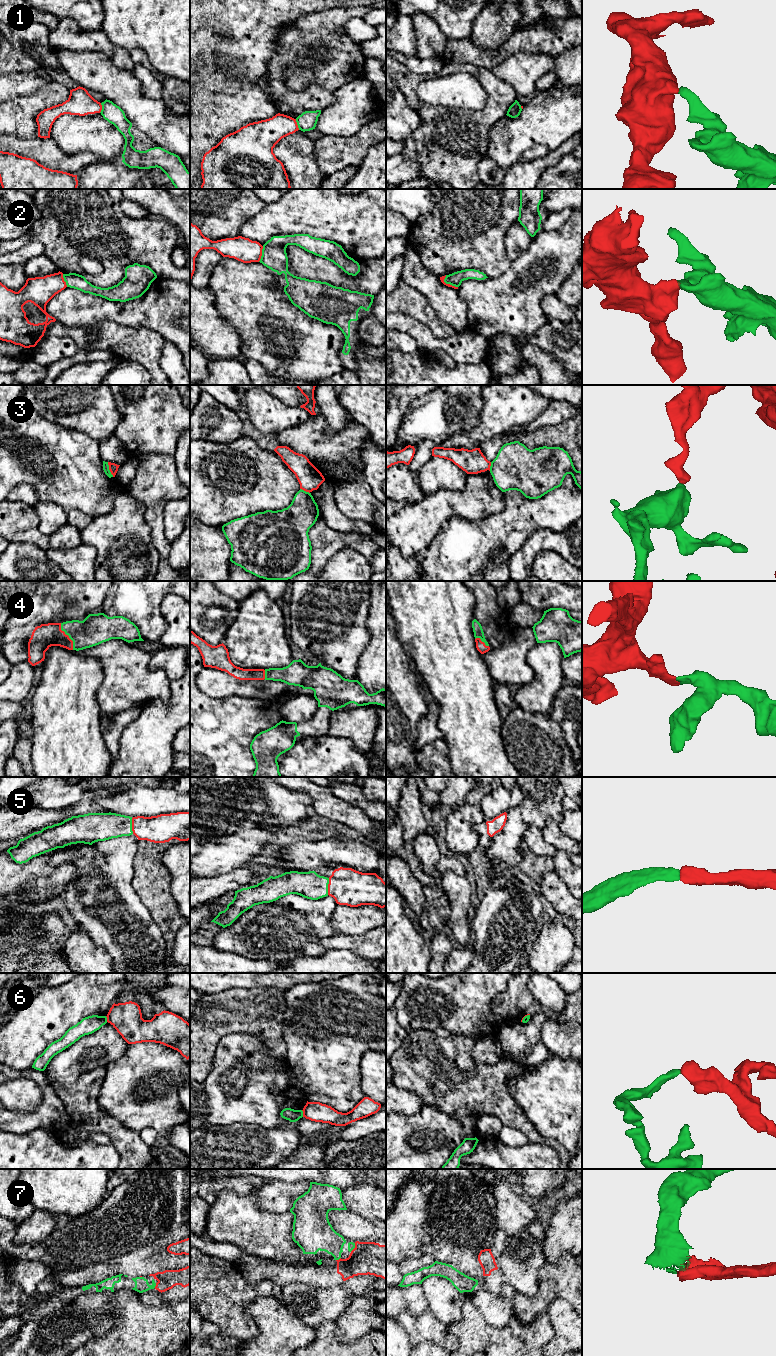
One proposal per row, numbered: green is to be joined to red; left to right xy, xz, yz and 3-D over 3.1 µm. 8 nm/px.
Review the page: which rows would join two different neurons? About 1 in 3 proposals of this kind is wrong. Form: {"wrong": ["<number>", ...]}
{"wrong": ["1", "2", "3", "6"]}

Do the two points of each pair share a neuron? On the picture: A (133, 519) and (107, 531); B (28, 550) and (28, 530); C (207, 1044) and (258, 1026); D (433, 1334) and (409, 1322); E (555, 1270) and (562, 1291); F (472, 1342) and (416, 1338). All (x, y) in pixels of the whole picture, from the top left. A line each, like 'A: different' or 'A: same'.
A: same
B: different
C: same
D: same
E: same
F: different

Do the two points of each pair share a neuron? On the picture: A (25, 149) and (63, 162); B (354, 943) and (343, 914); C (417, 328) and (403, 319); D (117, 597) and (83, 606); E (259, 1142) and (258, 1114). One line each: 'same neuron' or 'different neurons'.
A: same neuron
B: different neurons
C: same neuron
D: different neurons
E: different neurons

